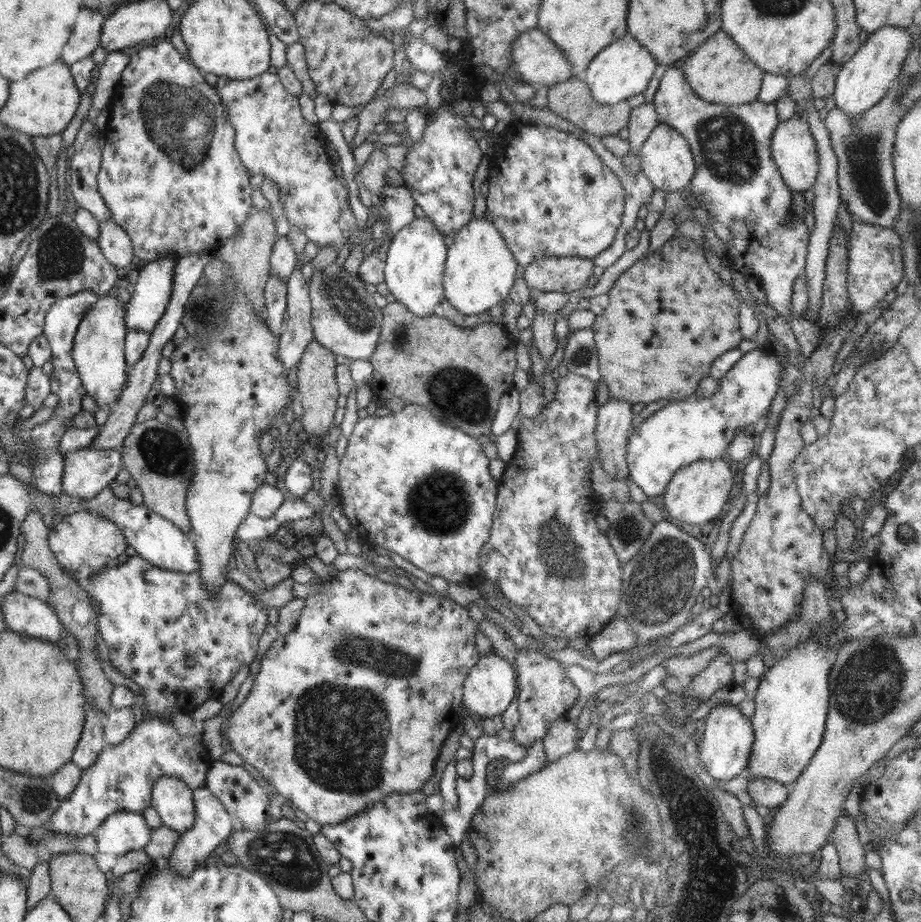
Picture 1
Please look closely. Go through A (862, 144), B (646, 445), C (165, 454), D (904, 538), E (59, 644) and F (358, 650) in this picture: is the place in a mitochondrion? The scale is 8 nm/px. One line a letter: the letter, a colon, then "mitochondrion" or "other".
A: mitochondrion
B: other
C: mitochondrion
D: other
E: other
F: mitochondrion

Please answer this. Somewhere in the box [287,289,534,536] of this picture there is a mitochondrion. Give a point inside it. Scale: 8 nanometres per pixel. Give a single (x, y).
(462, 395)

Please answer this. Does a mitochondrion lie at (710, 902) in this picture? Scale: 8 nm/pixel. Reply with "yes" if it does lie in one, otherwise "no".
yes

